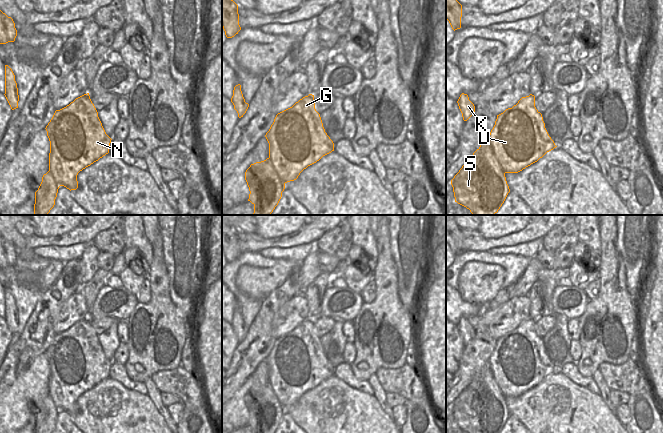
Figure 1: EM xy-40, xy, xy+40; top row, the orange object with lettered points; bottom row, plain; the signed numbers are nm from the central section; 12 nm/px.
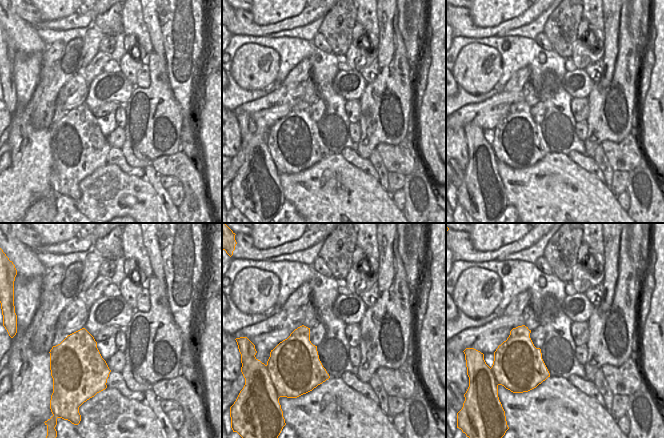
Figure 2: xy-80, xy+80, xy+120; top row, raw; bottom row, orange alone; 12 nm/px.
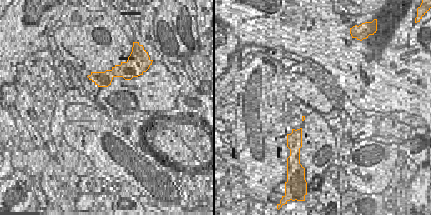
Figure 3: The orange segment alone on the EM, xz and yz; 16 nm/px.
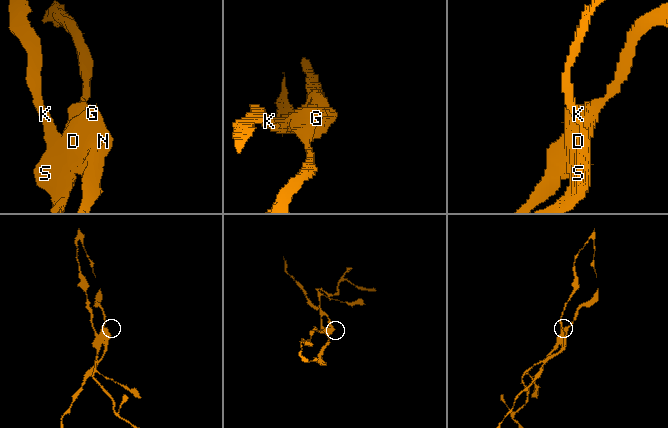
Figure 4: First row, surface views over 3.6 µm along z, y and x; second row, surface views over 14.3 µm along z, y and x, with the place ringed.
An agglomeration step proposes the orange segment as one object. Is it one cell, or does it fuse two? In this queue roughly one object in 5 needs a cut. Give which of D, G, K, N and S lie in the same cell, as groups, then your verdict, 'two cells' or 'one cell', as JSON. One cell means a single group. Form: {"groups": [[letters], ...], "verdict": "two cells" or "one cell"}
{"groups": [["D", "G", "N"], ["K", "S"]], "verdict": "two cells"}

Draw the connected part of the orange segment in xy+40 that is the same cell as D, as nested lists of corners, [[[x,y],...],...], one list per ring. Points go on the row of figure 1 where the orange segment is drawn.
[[[532,94],[522,97],[512,108],[497,115],[489,138],[505,173],[518,173],[557,147],[545,128],[542,114],[535,107],[535,96]]]

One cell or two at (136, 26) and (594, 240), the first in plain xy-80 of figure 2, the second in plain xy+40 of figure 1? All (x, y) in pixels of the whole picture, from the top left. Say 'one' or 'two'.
one

